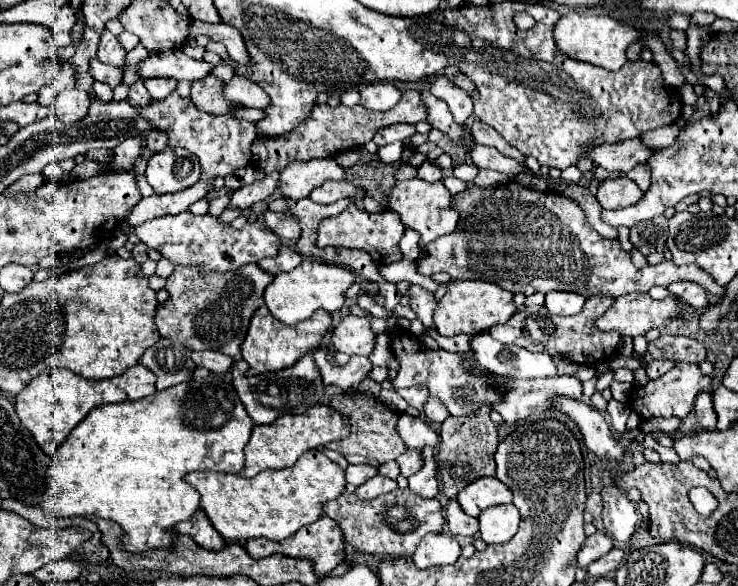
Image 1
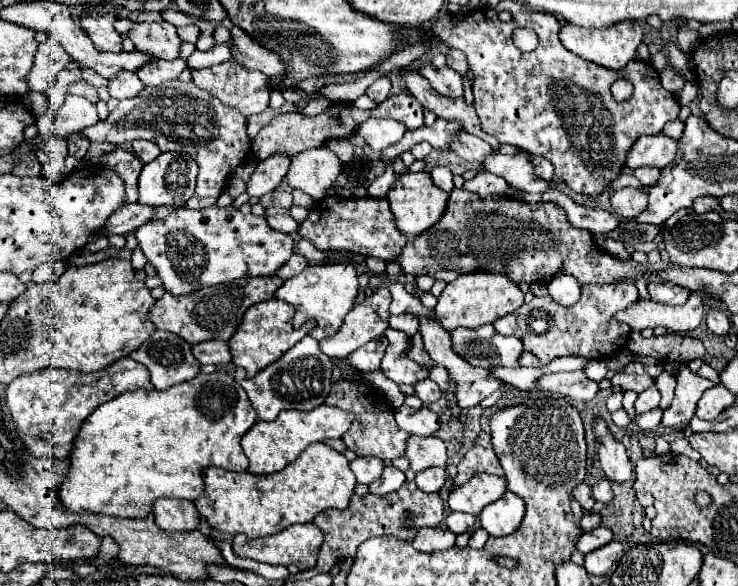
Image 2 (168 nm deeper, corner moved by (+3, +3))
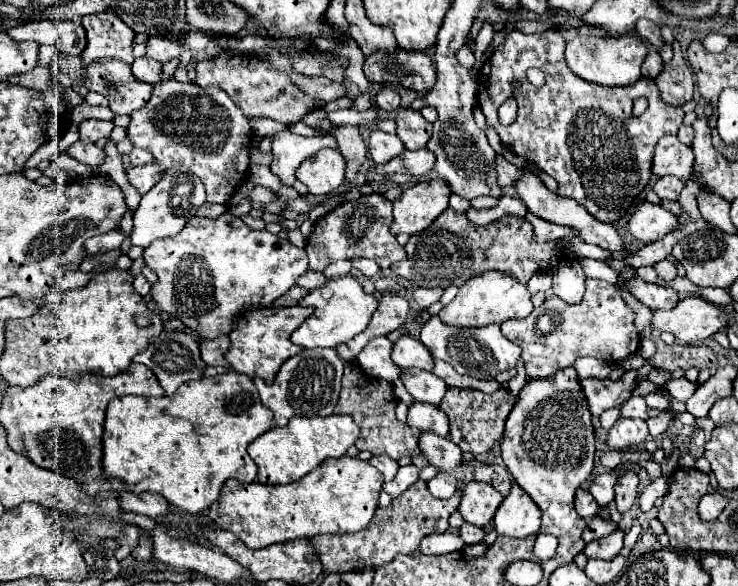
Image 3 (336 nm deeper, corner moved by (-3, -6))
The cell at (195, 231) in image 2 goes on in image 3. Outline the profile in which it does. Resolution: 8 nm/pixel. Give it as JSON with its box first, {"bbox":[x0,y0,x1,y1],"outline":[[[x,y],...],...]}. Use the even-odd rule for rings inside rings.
{"bbox":[144,210,308,340],"outline":[[[226,210],[216,220],[198,216],[188,220],[180,234],[152,242],[152,246],[144,250],[144,262],[158,274],[158,280],[152,284],[150,290],[156,306],[172,318],[184,322],[184,326],[194,330],[202,340],[230,334],[236,318],[244,310],[270,308],[272,302],[286,294],[292,286],[296,286],[298,278],[308,270],[308,256],[304,248],[296,248],[288,240],[282,240],[268,230],[256,232],[248,228],[230,210]]]}

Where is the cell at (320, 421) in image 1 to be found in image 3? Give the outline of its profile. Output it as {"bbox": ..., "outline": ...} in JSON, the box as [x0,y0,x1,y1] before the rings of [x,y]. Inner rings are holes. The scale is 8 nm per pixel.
{"bbox":[248,414,360,484],"outline":[[[332,414],[326,418],[304,418],[296,416],[284,428],[270,428],[258,436],[250,446],[248,454],[258,466],[260,484],[290,484],[306,476],[310,470],[320,466],[328,458],[340,458],[346,454],[360,436],[360,428],[346,414]]]}

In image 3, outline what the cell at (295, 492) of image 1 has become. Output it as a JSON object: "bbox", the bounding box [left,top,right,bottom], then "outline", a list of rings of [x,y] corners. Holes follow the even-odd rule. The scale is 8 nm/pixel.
{"bbox":[208,456,384,550],"outline":[[[340,456],[326,460],[300,478],[300,482],[290,482],[288,486],[264,486],[260,482],[242,484],[238,480],[228,480],[222,486],[220,498],[210,506],[208,516],[216,528],[230,530],[252,550],[296,538],[314,538],[318,534],[348,534],[370,524],[378,508],[382,484],[384,476],[368,462]]]}

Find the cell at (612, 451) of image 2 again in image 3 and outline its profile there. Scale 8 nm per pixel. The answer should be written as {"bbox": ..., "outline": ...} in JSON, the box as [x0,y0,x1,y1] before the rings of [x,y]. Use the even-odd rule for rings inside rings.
{"bbox":[616,470,638,514],"outline":[[[626,470],[618,484],[616,484],[616,508],[624,514],[628,512],[634,502],[636,502],[636,496],[638,496],[638,474],[632,472],[632,470]]]}

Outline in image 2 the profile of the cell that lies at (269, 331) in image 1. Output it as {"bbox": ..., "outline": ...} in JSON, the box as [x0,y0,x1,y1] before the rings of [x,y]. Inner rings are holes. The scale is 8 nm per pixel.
{"bbox":[228,299,314,377],"outline":[[[270,299],[266,303],[256,303],[244,315],[238,333],[228,341],[232,363],[246,369],[246,377],[254,377],[260,369],[278,361],[288,349],[292,349],[302,337],[306,337],[314,329],[314,321],[306,321],[300,329],[292,327],[292,307],[288,303]]]}

